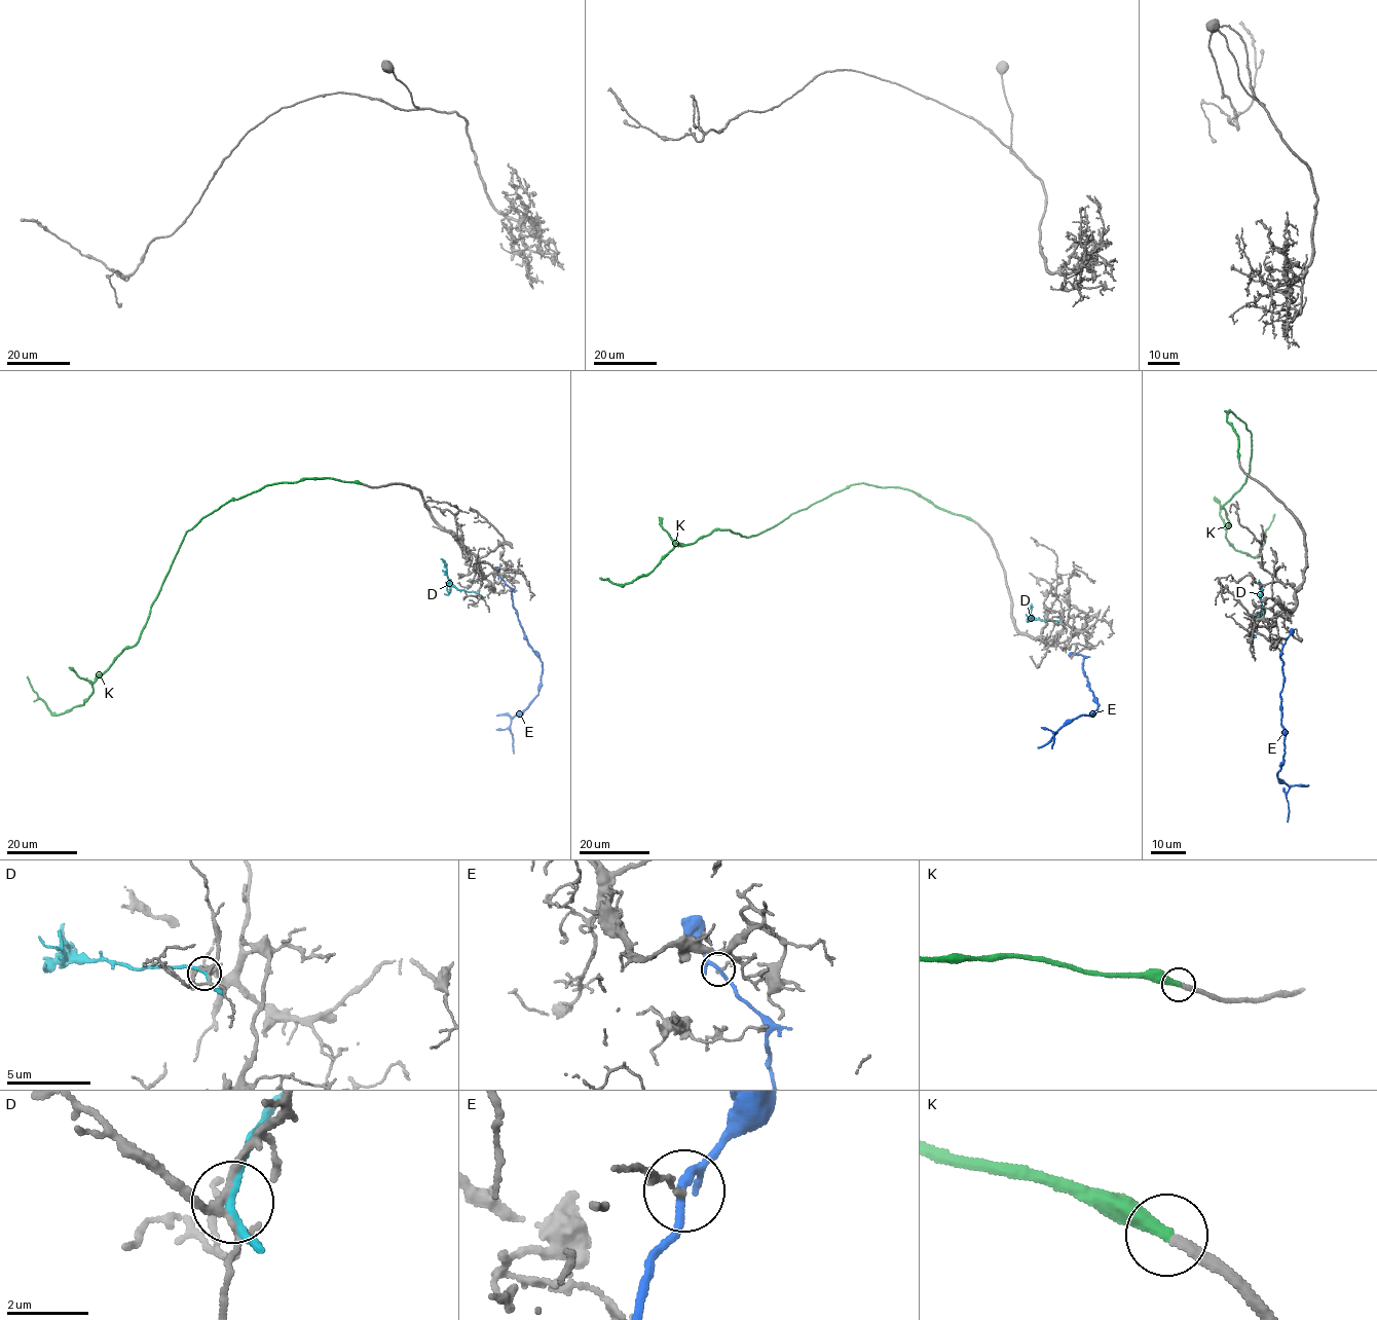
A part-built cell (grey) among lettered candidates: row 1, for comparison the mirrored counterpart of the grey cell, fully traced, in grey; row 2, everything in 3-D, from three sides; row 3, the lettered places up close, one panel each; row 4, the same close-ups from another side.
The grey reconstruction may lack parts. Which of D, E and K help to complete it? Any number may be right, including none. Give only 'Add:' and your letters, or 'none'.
Add: K

